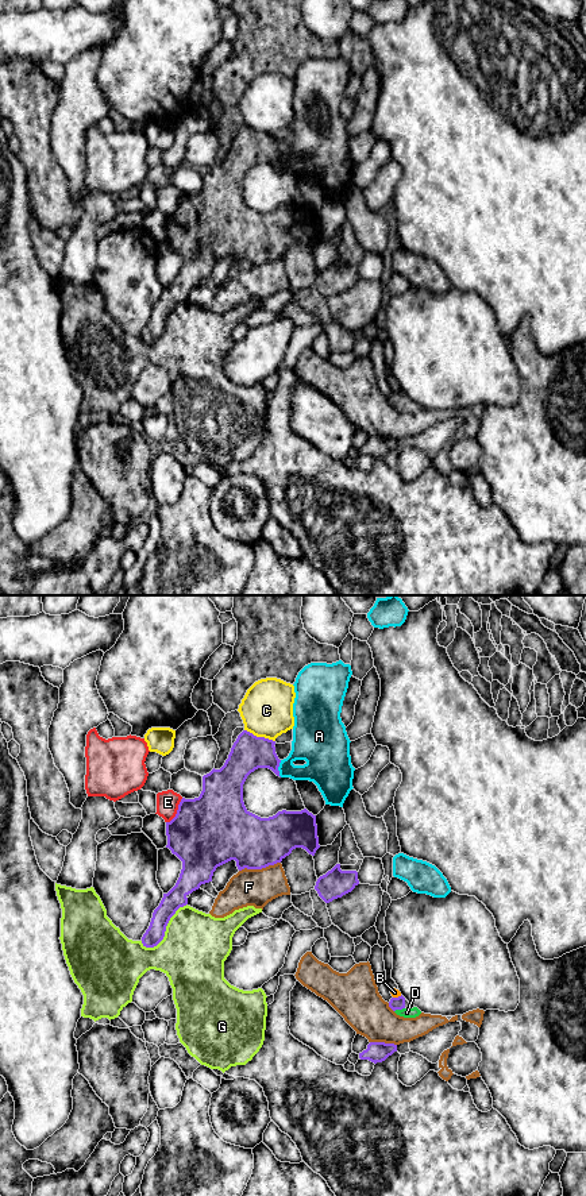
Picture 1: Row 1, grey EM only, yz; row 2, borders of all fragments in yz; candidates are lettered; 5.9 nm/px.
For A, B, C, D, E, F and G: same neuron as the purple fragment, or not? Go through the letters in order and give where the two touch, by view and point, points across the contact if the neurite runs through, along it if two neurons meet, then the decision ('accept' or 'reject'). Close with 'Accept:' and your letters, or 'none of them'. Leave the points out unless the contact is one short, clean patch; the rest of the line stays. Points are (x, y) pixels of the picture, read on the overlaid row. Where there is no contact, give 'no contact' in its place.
A: yz (277, 768) | reject
B: yz (398, 996) | along yz (401, 995), (393, 998) | reject
C: yz (259, 737) | reject
D: yz (398, 1009) | across yz (396, 1003), (398, 1009), (407, 1013) | accept
E: yz (177, 811) | along yz (182, 798), (177, 813), (166, 822) | reject
F: yz (259, 868) | reject
G: yz (165, 930) | reject
Accept: D

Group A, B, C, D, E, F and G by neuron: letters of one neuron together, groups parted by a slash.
A / B / C / D / E / F / G

